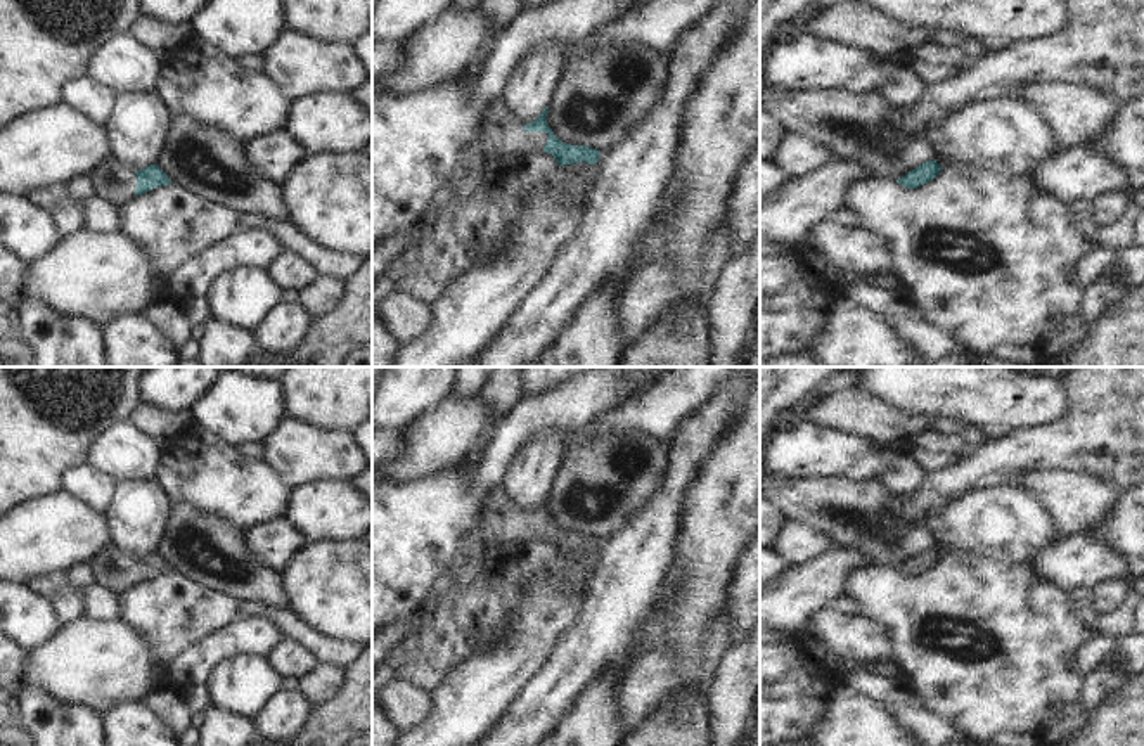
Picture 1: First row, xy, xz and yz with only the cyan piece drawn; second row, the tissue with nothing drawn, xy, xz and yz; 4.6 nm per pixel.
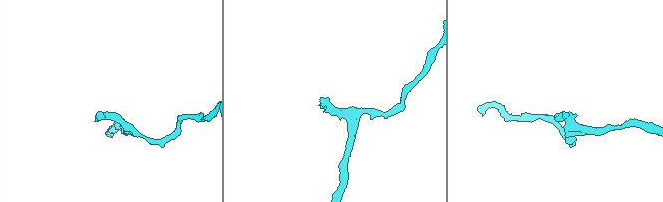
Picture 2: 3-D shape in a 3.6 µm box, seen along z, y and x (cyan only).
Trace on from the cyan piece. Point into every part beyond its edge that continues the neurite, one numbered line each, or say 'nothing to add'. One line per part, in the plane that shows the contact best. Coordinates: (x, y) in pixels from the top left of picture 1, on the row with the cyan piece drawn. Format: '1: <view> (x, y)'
1: xz (433, 270)

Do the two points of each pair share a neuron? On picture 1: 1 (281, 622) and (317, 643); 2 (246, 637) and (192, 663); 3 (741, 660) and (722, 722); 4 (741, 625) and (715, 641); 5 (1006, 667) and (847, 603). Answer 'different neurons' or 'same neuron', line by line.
1: same neuron
2: same neuron
3: same neuron
4: different neurons
5: different neurons

